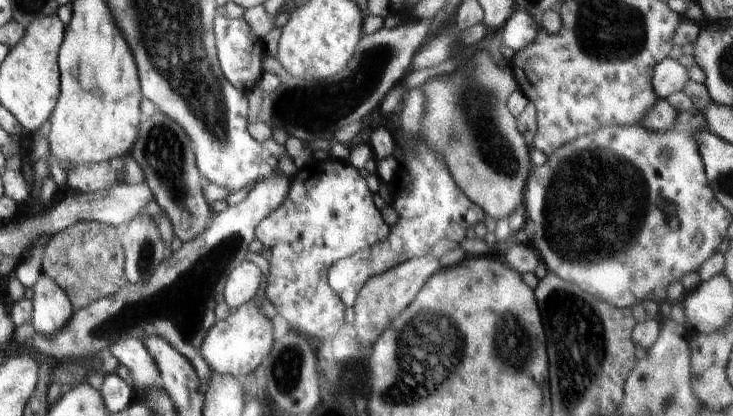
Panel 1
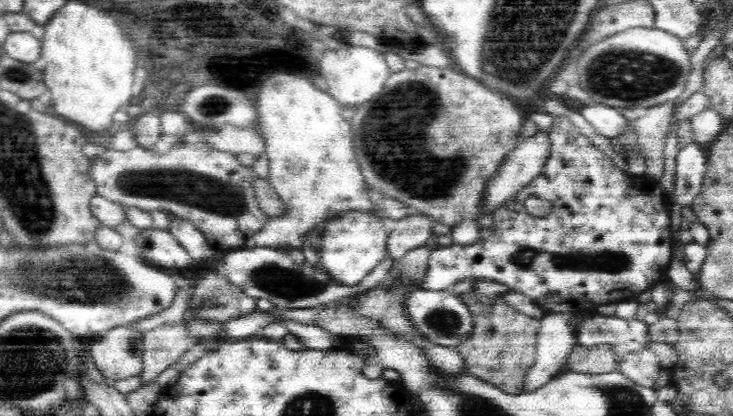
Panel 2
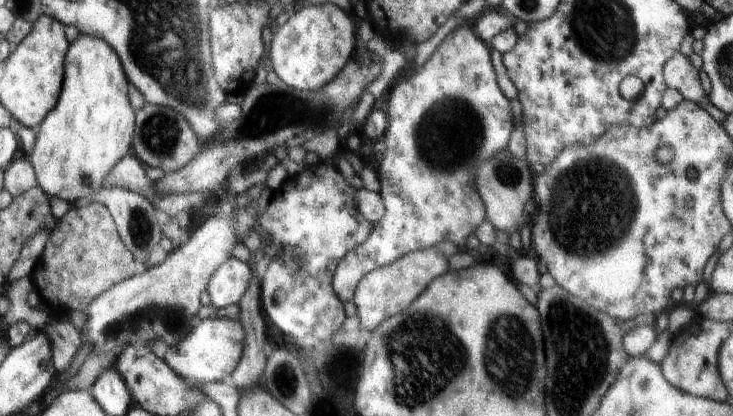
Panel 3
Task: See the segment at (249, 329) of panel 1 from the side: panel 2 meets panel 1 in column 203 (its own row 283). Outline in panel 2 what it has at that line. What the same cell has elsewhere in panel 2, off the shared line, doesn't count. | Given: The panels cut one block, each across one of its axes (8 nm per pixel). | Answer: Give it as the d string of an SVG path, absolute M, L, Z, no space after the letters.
M372 211L343 212L326 223L324 236L320 238L318 266L338 283L354 286L386 258L390 231L391 224L383 215Z

